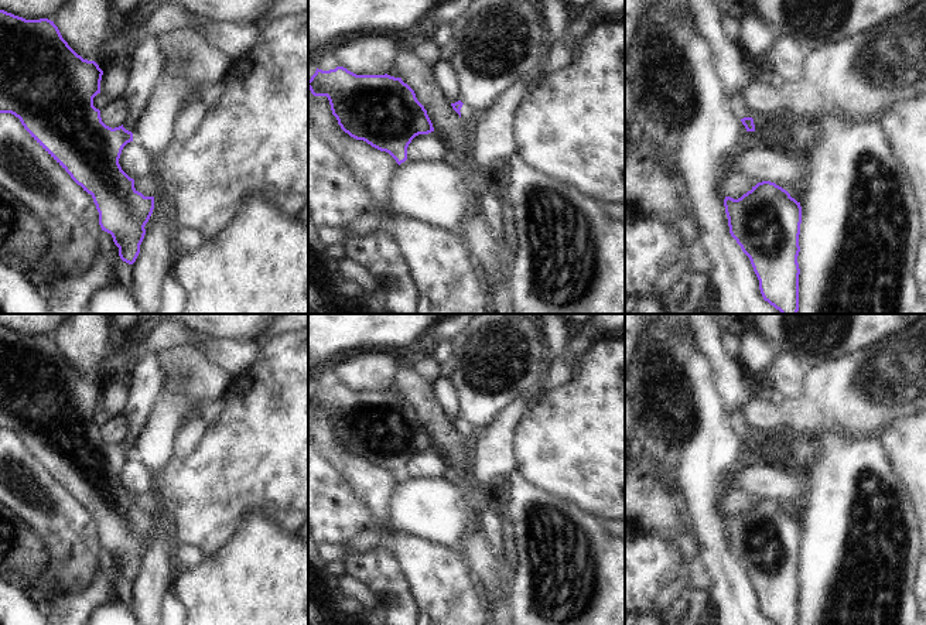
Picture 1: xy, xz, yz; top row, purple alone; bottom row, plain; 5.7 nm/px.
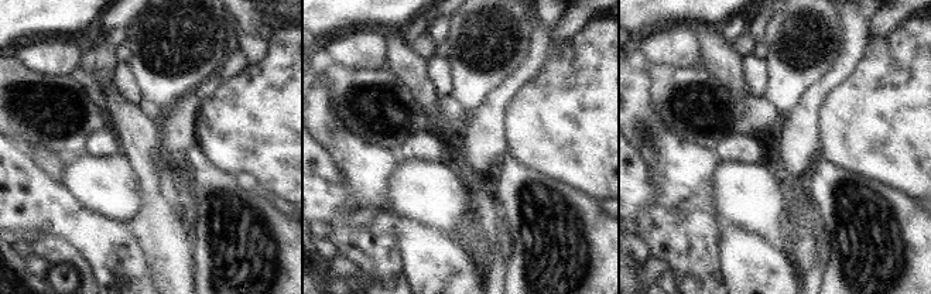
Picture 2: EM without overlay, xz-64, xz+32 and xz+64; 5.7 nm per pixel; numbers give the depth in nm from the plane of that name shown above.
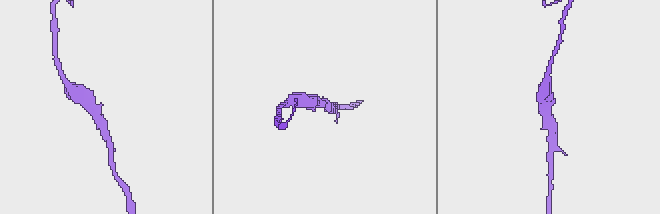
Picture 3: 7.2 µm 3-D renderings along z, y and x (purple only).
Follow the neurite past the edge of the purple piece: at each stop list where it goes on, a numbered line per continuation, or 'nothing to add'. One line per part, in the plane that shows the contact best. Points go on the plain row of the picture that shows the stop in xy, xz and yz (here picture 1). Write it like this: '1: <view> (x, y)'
1: xz (468, 431)

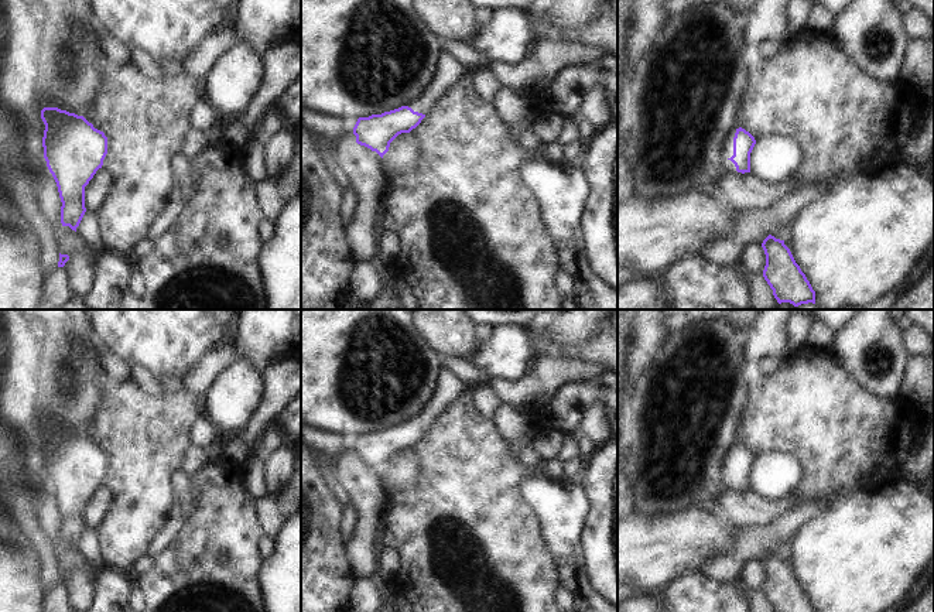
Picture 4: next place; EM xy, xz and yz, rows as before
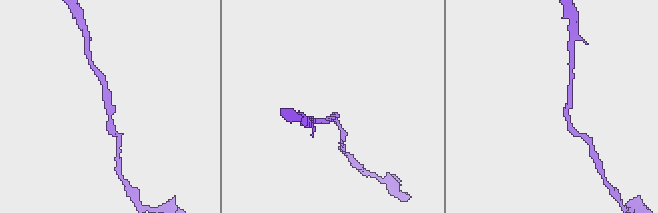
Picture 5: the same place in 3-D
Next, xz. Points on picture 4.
1: xz (448, 387)

